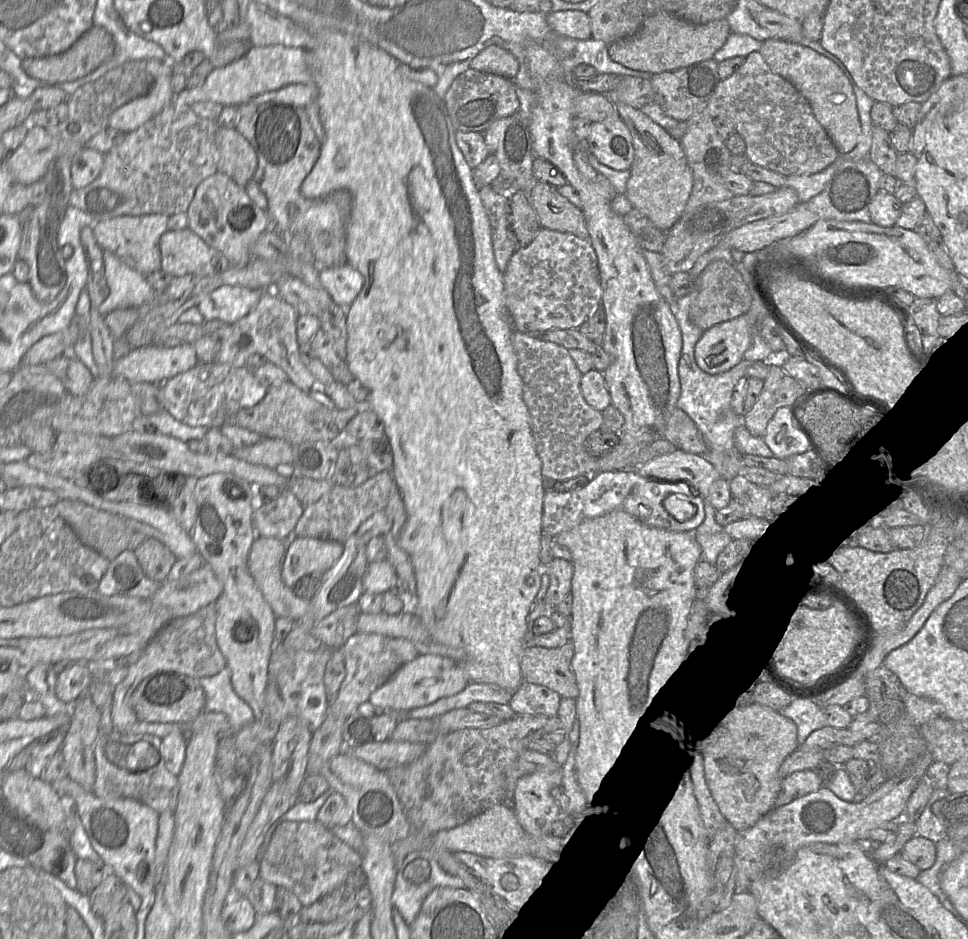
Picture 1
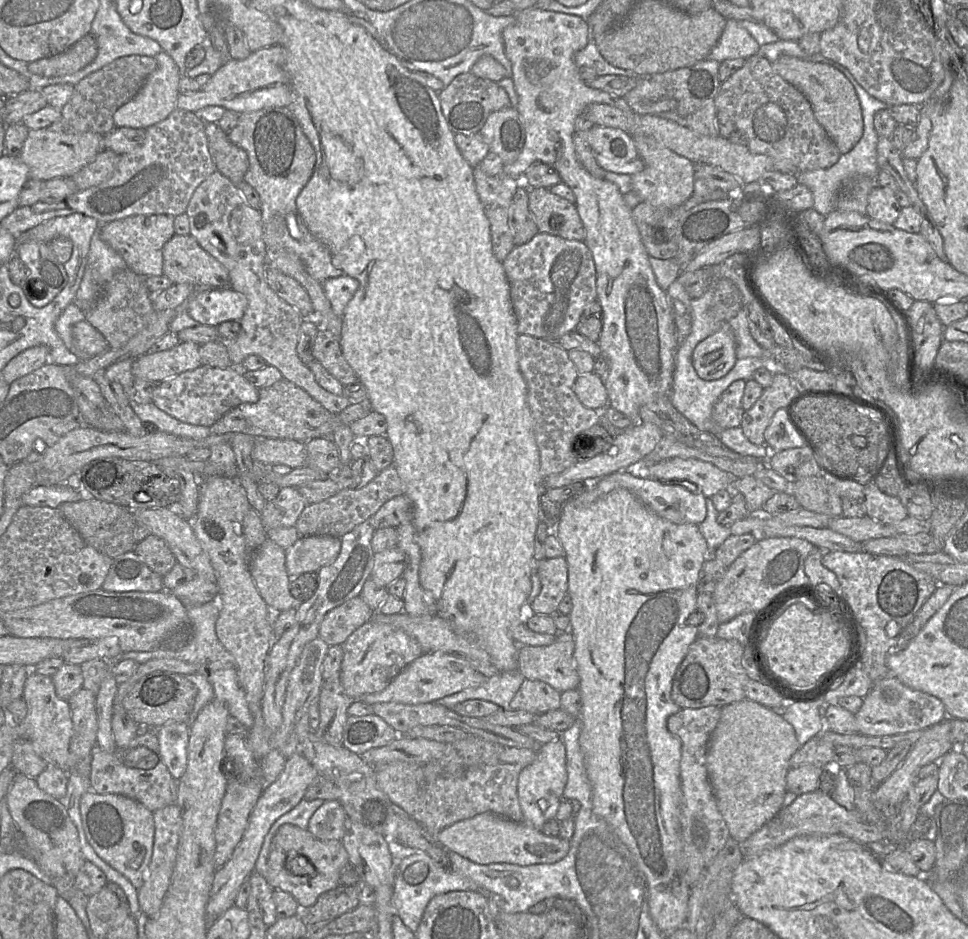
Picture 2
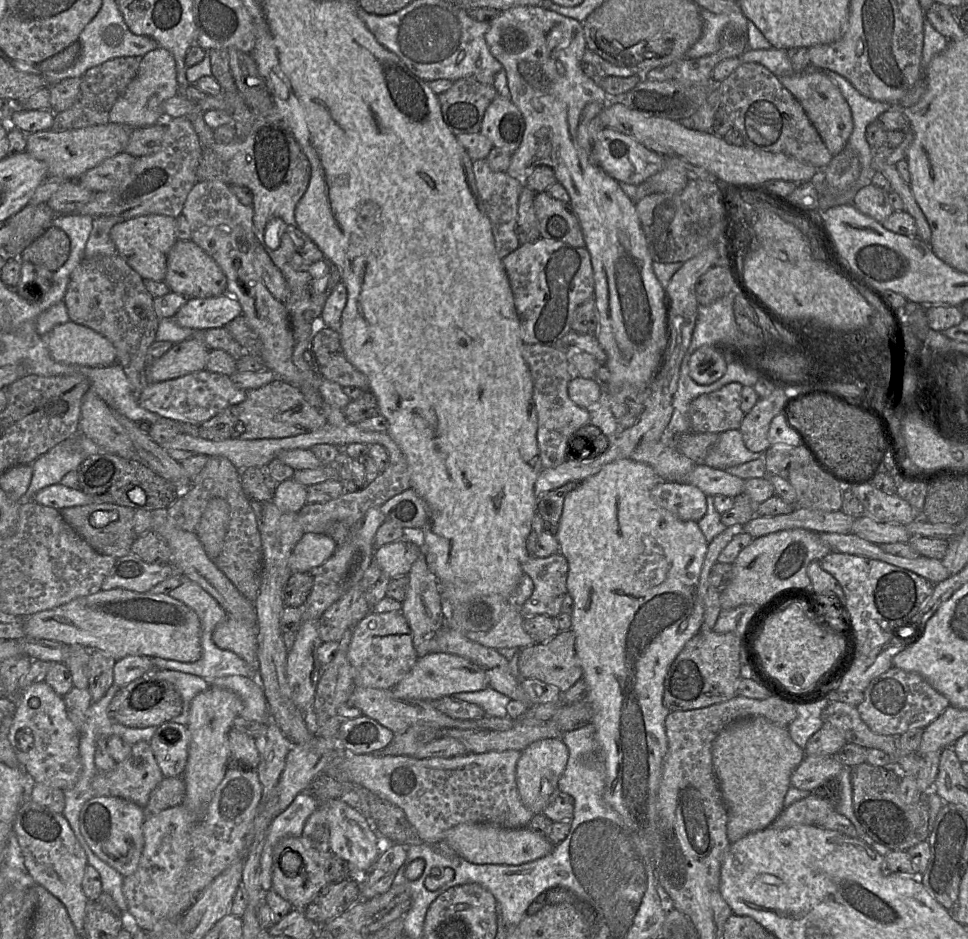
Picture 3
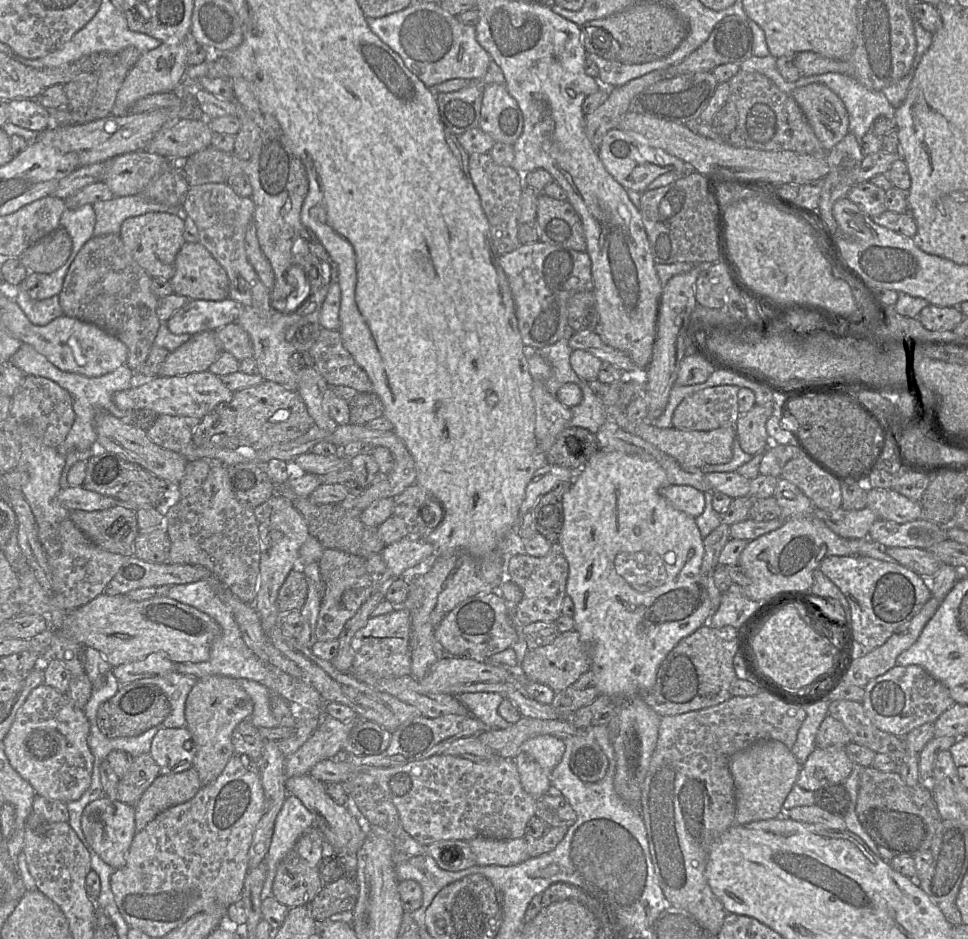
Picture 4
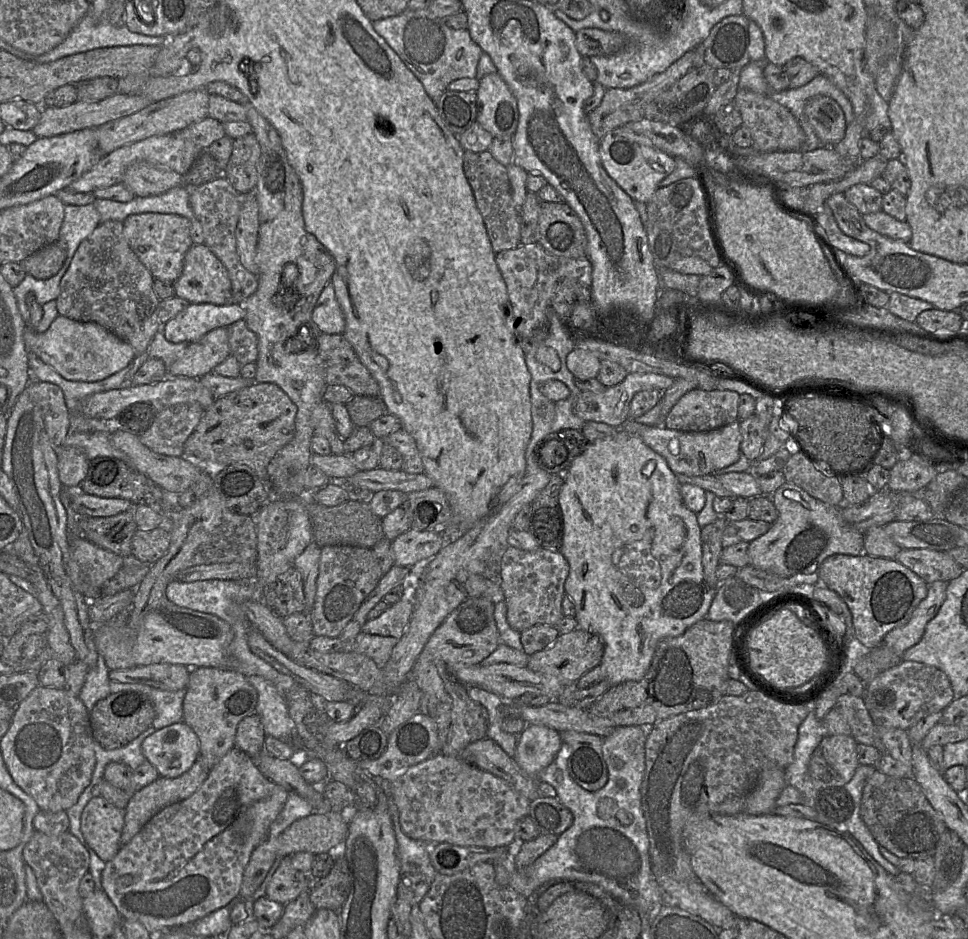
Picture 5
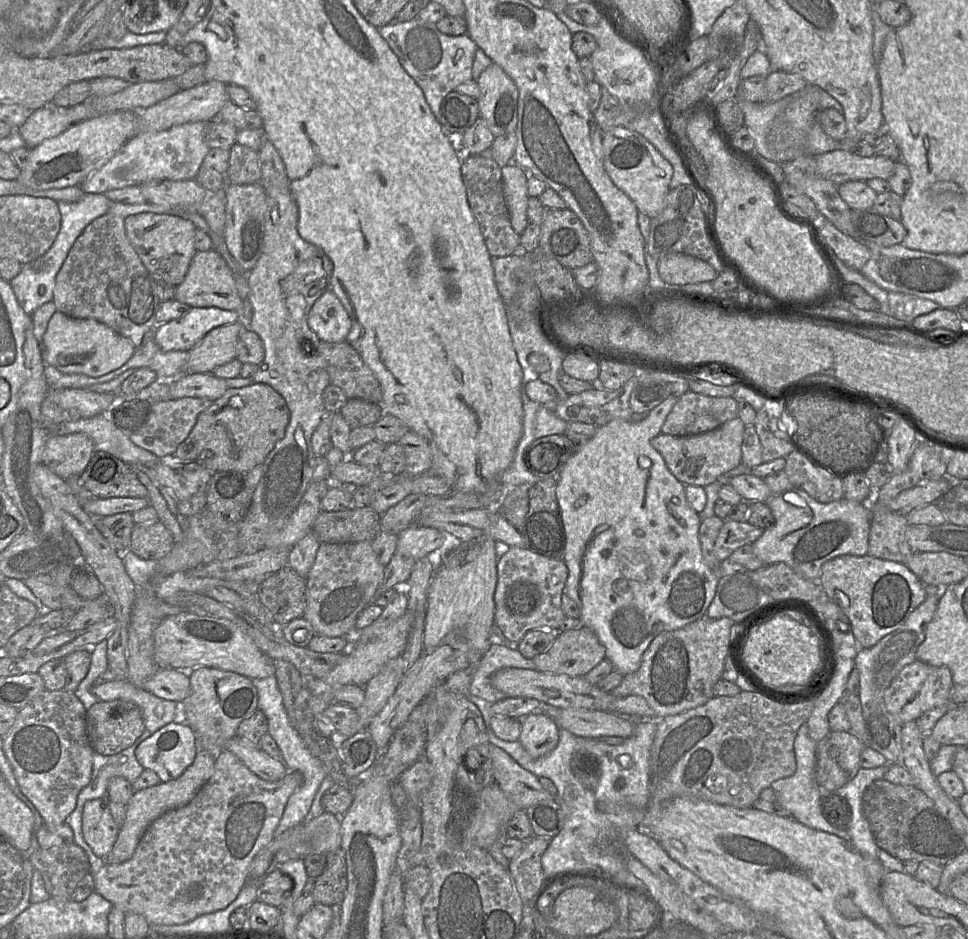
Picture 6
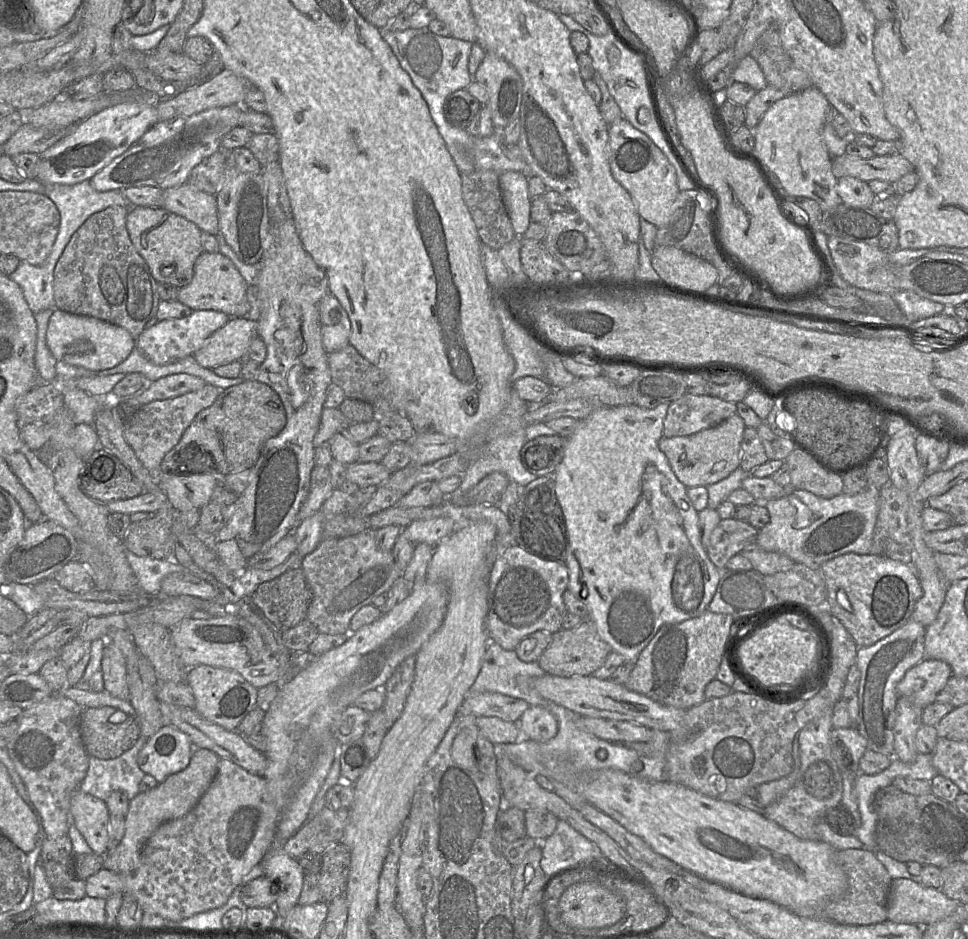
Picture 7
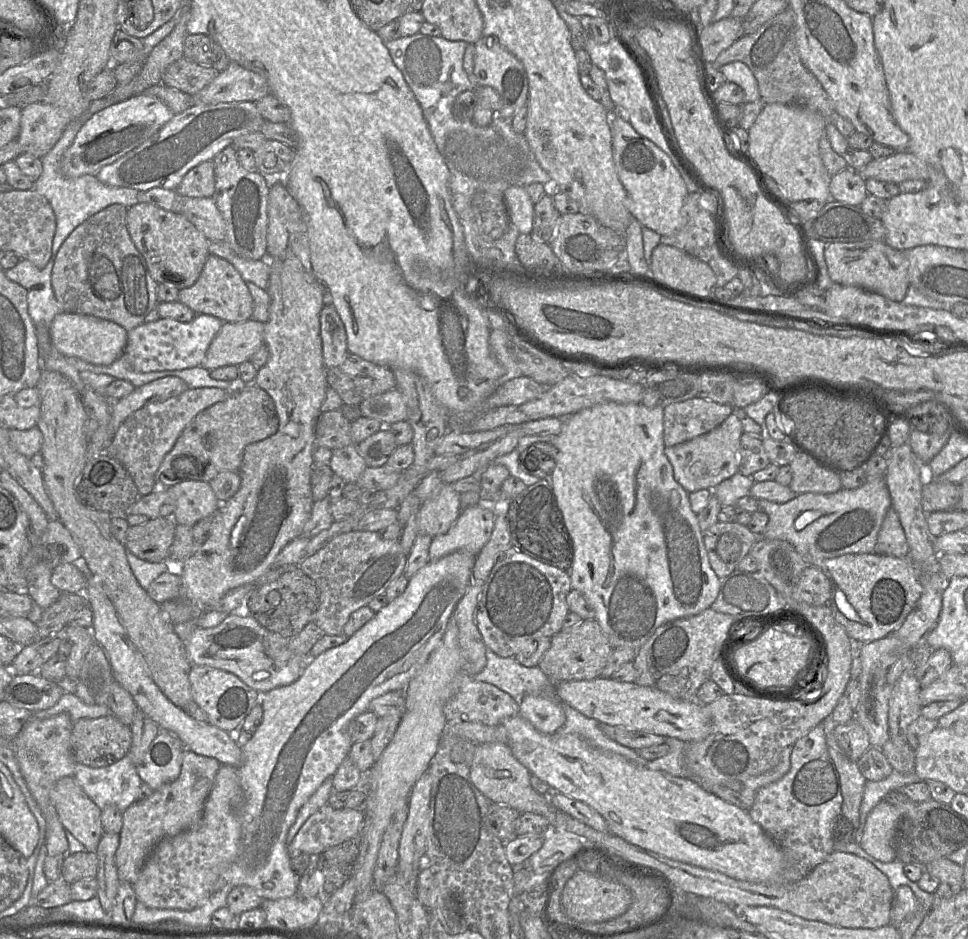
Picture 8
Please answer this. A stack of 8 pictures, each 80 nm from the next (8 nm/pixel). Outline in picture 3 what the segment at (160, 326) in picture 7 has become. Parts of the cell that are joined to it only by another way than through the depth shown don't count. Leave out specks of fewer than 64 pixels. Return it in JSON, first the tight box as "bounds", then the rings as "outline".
{"bounds":[174,293,242,331],"outline":[[[224,293],[207,298],[188,298],[174,320],[181,327],[203,331],[224,327],[241,314],[242,307],[237,299]]]}

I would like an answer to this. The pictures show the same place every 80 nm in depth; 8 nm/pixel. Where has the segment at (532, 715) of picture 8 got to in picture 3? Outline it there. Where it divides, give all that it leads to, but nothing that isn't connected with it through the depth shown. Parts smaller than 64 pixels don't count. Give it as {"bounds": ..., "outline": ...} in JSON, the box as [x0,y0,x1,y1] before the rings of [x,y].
{"bounds":[516,738,568,815],"outline":[[[544,738],[528,745],[521,751],[516,765],[516,784],[522,803],[535,815],[542,814],[547,805],[555,799],[558,781],[565,770],[568,748],[560,738]]]}

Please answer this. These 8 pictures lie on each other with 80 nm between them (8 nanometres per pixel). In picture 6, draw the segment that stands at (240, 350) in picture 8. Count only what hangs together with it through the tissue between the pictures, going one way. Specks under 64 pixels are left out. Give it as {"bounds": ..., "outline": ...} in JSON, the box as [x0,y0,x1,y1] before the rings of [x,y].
{"bounds":[184,320,241,374],"outline":[[[241,320],[214,328],[188,351],[188,360],[184,374],[212,373],[217,367],[237,357],[237,342],[241,328]]]}

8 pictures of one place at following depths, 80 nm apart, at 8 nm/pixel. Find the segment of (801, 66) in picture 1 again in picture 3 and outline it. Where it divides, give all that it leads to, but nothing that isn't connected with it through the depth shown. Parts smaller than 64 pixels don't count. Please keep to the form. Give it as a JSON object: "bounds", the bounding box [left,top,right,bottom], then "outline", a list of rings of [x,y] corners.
{"bounds":[778,70,853,156],"outline":[[[807,70],[778,78],[782,85],[799,101],[829,152],[833,156],[839,154],[845,148],[853,131],[853,119],[851,109],[838,86],[821,70]]]}

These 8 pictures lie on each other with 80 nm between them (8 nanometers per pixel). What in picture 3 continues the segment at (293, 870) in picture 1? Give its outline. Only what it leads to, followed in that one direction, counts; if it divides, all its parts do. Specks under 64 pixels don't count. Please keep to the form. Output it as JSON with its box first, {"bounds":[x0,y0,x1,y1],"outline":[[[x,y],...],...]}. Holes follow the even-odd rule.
{"bounds":[272,837,333,910],"outline":[[[284,837],[274,847],[272,854],[272,889],[284,900],[288,901],[294,909],[305,910],[305,908],[316,898],[320,891],[329,883],[327,869],[333,853],[320,852],[310,846],[309,842],[300,837]],[[288,852],[298,853],[302,860],[301,870],[294,876],[286,875],[280,866],[282,856]]]}

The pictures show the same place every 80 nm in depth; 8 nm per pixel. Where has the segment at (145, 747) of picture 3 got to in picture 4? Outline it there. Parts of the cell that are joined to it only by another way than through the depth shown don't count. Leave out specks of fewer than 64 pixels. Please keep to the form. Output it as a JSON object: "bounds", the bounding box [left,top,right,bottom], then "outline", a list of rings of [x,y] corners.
{"bounds":[116,753,160,806],"outline":[[[150,753],[133,758],[128,774],[119,780],[116,800],[135,806],[159,775],[160,767]]]}

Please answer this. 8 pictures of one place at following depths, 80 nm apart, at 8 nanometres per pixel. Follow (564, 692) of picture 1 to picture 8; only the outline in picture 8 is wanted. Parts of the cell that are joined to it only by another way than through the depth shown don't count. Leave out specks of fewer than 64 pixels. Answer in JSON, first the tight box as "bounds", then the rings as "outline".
{"bounds":[538,620,614,683],"outline":[[[582,620],[577,626],[560,631],[551,638],[549,649],[538,667],[553,683],[599,678],[614,648],[594,620]]]}

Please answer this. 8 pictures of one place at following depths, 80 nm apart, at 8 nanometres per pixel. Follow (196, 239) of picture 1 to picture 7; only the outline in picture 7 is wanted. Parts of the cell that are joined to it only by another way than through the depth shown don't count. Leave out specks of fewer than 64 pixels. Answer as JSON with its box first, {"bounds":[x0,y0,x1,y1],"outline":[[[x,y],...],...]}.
{"bounds":[177,252,250,318],"outline":[[[203,252],[195,262],[191,282],[178,290],[177,301],[192,311],[214,310],[230,318],[246,317],[250,310],[247,287],[248,284],[227,257],[220,252]]]}

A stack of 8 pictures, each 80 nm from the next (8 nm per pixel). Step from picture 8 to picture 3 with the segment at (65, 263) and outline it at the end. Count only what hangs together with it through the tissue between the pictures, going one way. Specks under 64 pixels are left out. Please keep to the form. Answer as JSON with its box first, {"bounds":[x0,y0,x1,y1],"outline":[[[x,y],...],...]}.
{"bounds":[62,253,159,395],"outline":[[[118,253],[111,256],[84,257],[71,273],[62,301],[71,321],[94,330],[112,343],[117,352],[117,363],[123,367],[137,395],[140,395],[151,382],[147,377],[147,352],[155,341],[159,324],[159,318],[154,311],[154,298],[147,291],[144,281]]]}

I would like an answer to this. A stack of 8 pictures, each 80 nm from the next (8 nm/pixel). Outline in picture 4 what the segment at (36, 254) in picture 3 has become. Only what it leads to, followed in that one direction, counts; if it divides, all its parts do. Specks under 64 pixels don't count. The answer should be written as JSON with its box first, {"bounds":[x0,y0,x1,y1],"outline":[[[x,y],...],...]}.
{"bounds":[18,227,71,274],"outline":[[[59,227],[24,250],[18,260],[28,273],[50,274],[65,264],[71,250],[69,234]]]}

